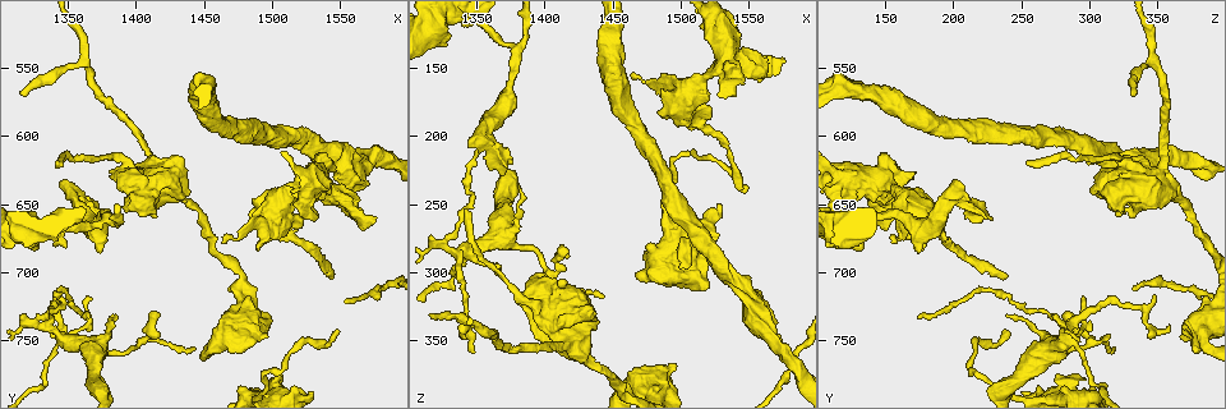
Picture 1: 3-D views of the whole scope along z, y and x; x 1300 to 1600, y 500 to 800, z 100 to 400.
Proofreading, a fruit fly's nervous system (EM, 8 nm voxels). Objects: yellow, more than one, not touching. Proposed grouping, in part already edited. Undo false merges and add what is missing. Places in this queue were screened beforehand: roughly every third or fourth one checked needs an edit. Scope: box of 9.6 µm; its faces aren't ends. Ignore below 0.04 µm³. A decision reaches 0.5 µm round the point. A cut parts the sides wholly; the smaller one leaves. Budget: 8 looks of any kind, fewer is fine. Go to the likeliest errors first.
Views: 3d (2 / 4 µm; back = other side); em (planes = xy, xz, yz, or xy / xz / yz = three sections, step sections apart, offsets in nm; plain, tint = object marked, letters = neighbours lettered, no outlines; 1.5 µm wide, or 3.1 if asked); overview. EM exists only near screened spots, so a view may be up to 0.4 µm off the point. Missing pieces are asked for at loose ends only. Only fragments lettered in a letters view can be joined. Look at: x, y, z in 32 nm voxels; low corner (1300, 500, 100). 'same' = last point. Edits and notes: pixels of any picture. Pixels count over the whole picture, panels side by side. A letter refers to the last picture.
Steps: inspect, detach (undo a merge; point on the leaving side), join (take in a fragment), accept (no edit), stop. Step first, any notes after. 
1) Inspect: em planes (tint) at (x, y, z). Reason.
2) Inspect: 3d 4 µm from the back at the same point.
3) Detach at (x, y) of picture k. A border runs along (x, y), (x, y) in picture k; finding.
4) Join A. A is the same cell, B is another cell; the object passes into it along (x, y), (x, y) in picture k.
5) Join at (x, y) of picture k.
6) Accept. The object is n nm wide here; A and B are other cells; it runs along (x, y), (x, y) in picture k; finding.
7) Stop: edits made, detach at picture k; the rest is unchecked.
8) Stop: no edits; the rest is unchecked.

Inspect: em xy step 4 (letters) at (1578, 660, 144). Stops while still wide.

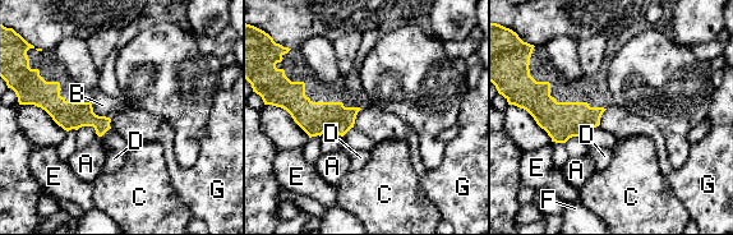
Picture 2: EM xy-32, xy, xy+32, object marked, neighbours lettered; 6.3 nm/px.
Inspect: em planes (letters) at the same point. Cut it another way.

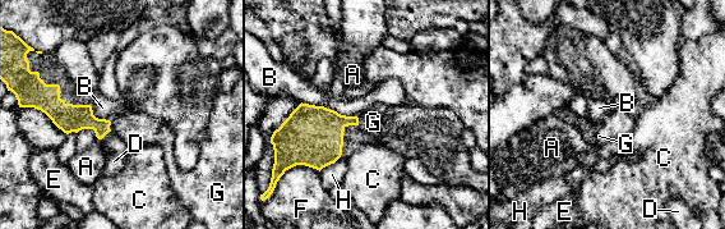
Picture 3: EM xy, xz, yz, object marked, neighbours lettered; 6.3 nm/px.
Accept. The longest contact is with B, 380 nm; A, B, C, D, E, F, G and H are other cells; a border runs along (111, 122), (110, 131) in picture 3; none of them fits.

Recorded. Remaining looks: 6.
Inspect: em planes (letters) at (1336, 740, 284). Branch point.

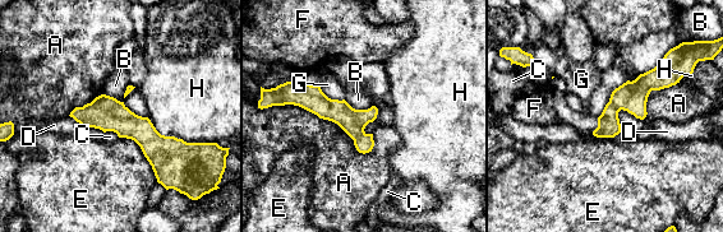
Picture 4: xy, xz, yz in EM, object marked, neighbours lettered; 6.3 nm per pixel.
Accept. A, B, C, D, E, F, G and H are other cells; it runs along (74, 114), (114, 115), (184, 156) in picture 4; all the same cell.

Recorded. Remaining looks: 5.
Inspect: em planes (letters) at (1502, 778, 298). An open end.

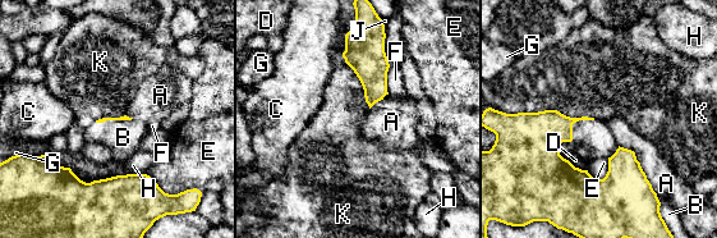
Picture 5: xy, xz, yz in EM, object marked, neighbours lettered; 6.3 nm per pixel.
Join B. B is the same cell, A, C, D, E, F, G, H, J and K are other cells; it goes on there.

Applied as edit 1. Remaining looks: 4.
Inspect: 3d 2 µm at (1538, 614, 148). An open end.

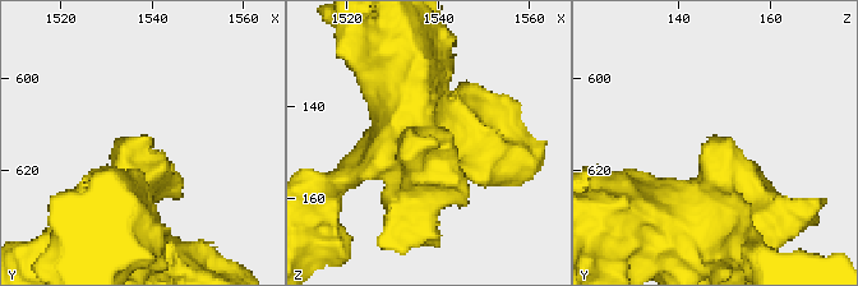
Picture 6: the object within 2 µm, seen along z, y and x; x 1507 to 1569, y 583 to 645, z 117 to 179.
Inspect: em planes (letters) at (1537, 614, 147). Need the tissue.

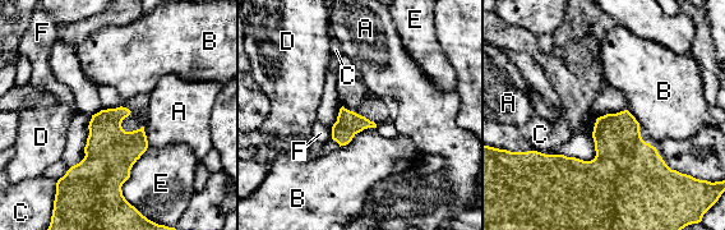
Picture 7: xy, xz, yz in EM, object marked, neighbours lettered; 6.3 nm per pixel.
Accept. The object is 160 nm wide here; A, B, C, D, E and F are other cells; a border runs along (375, 127), (360, 130), (340, 147) in picture 7; no lettered fragment goes on from it.

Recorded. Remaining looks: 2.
Stop: edits made, join at picture 5; the rest is unchecked.

